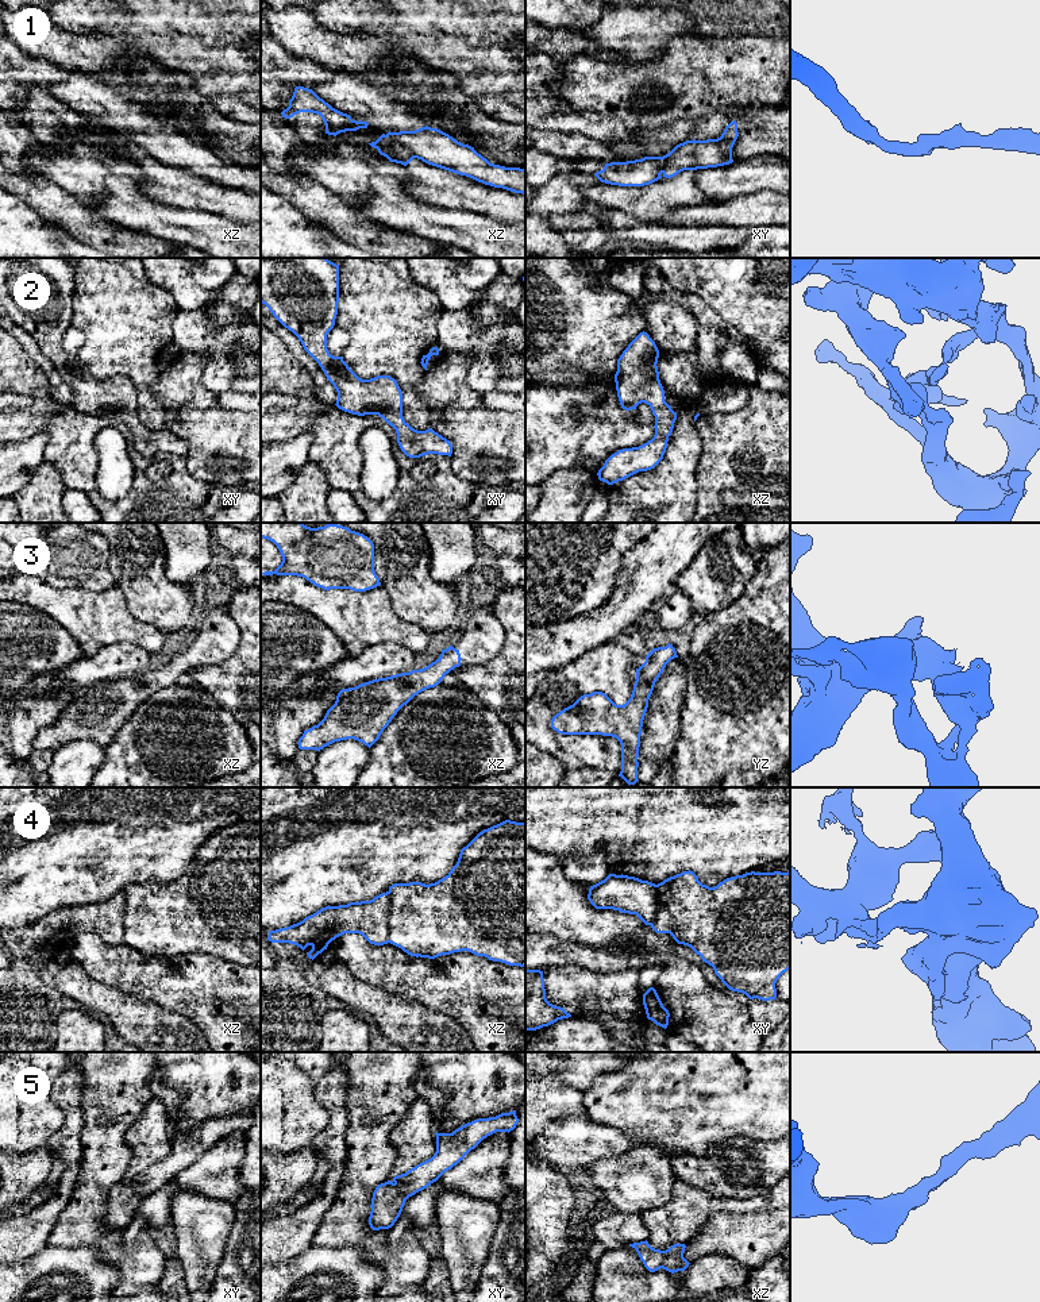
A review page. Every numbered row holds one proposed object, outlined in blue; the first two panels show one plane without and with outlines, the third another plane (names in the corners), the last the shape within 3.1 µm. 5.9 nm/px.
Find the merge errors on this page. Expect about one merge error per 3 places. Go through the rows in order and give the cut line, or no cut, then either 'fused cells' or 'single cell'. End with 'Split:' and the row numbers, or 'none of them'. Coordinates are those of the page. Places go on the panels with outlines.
1: cut xz (386, 134), (415, 157); fused cells
2: cut none; single cell
3: cut none; single cell
4: cut xz (386, 892), (389, 896), (389, 942); fused cells
5: cut none; single cell
Split: 1, 4

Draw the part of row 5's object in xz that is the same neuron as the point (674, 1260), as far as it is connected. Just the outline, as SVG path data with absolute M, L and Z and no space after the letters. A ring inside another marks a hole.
M640 1241L629 1244L635 1248L644 1267L655 1272L660 1268L674 1274L685 1271L689 1267L689 1261L683 1257L685 1244L674 1244L666 1251L652 1248L648 1241Z

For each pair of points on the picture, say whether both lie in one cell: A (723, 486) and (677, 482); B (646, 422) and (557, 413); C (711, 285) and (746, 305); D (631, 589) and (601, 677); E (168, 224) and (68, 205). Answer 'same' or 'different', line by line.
A: different
B: same
C: same
D: different
E: different

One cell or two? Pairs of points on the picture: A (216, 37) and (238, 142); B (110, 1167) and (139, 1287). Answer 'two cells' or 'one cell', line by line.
A: two cells
B: one cell

